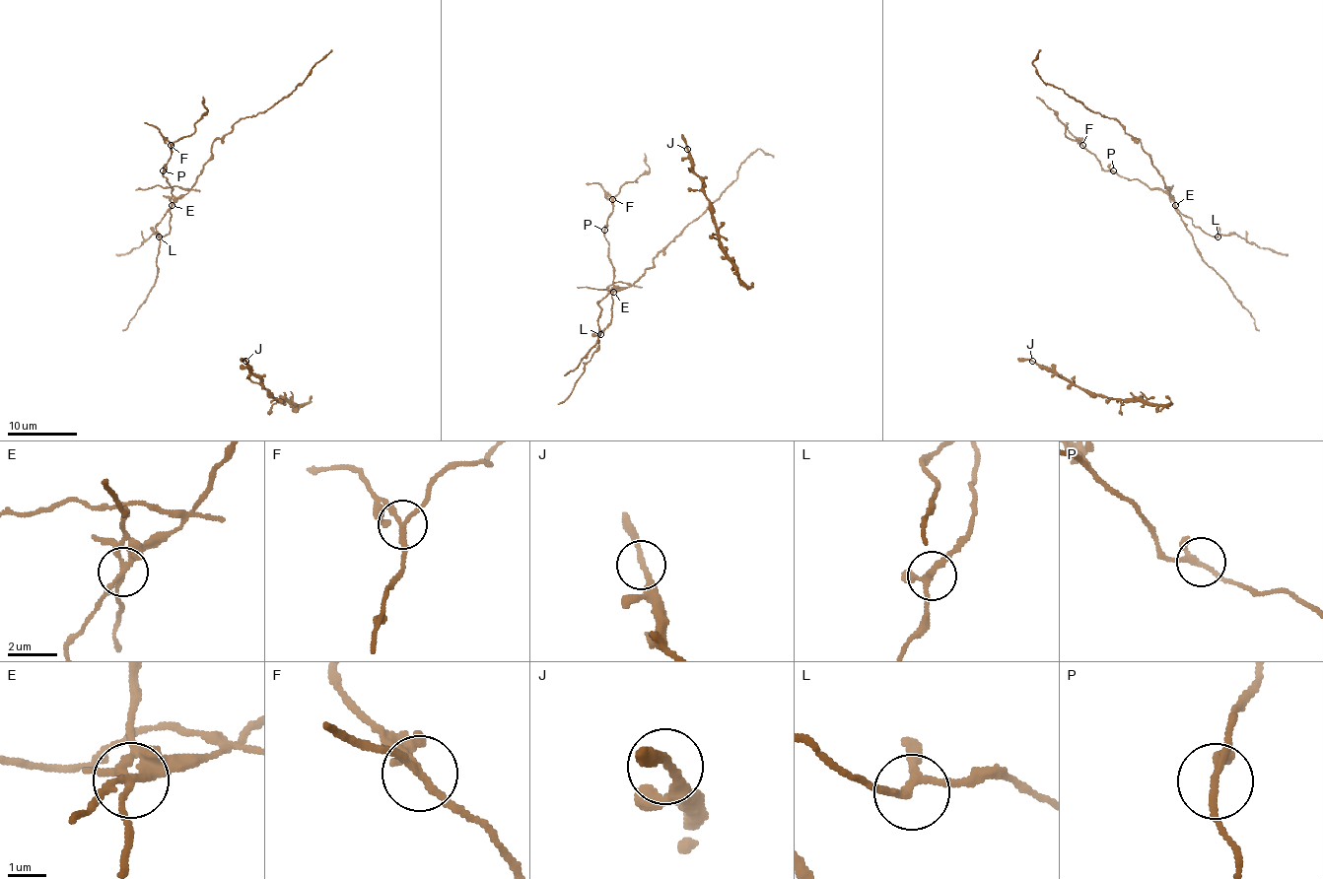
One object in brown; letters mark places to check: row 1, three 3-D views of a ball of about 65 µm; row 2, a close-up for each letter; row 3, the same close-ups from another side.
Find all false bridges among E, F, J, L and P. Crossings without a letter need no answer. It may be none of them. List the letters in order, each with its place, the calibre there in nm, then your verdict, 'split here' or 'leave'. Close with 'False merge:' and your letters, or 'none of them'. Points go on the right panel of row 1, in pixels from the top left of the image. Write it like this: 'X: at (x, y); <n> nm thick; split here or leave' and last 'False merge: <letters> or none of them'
E: at (1175, 205); 180 nm thick; split here
F: at (1082, 145); 170 nm thick; split here
J: at (1032, 361); 190 nm thick; leave
L: at (1218, 236); 170 nm thick; leave
P: at (1113, 170); 150 nm thick; leave
False merge: E, F

